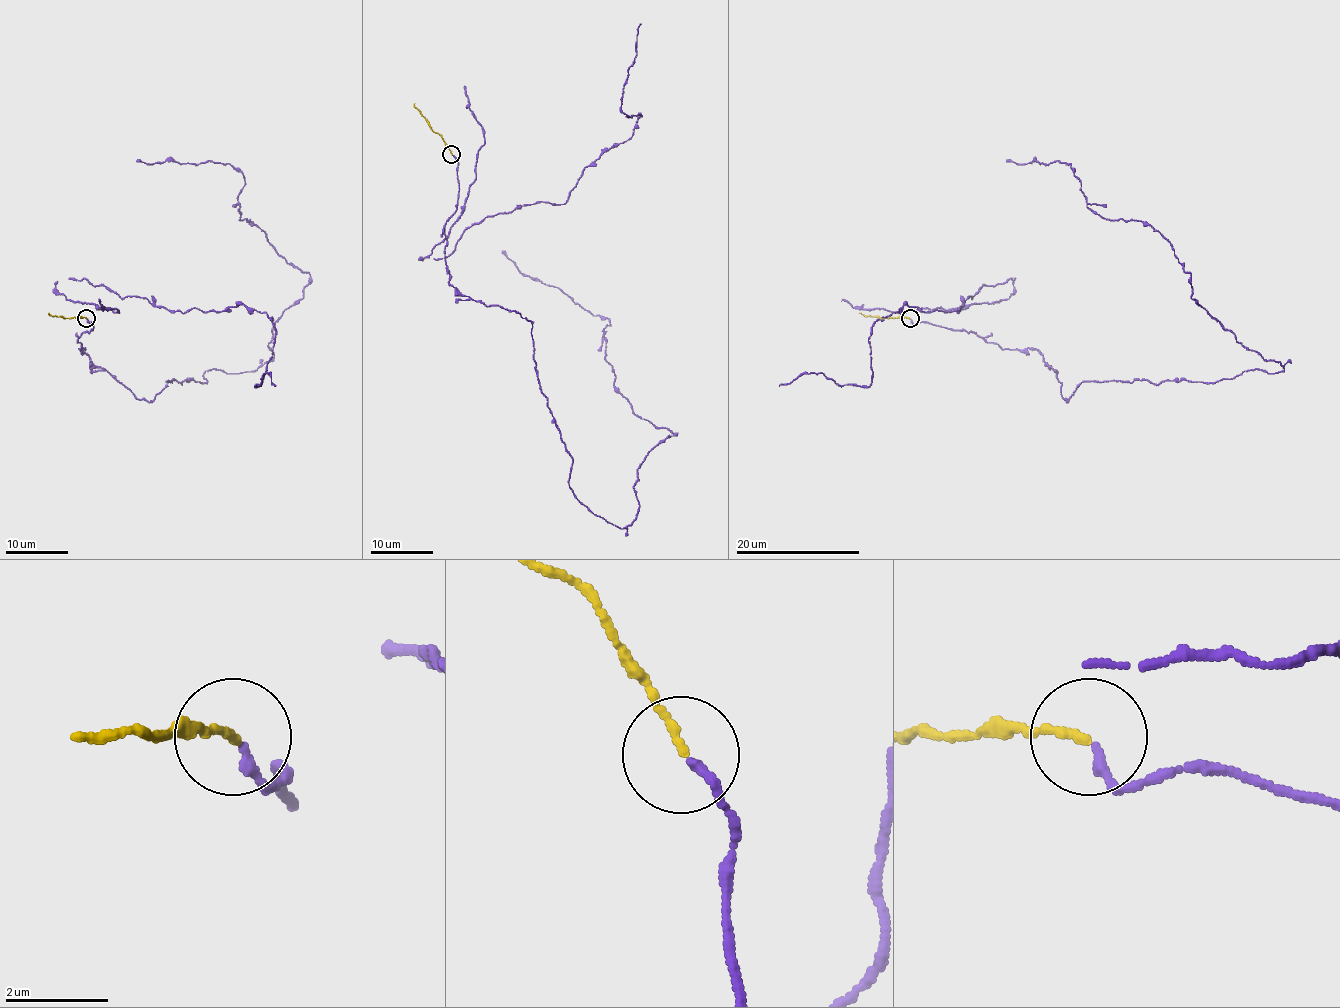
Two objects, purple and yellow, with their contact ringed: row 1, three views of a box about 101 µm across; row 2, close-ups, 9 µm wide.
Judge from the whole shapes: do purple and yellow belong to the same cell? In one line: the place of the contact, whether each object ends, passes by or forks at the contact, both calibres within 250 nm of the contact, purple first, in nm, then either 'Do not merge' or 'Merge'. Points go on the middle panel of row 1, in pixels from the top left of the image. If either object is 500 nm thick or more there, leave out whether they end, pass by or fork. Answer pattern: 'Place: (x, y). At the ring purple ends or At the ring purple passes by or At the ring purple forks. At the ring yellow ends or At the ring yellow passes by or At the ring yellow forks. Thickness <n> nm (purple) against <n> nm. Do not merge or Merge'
Place: (451, 154). At the ring purple ends. At the ring yellow ends. Thickness 160 nm (purple) against 160 nm. Merge

